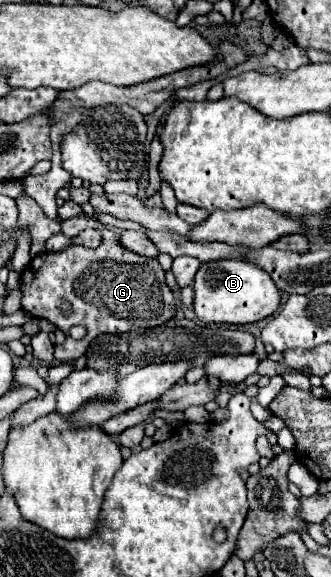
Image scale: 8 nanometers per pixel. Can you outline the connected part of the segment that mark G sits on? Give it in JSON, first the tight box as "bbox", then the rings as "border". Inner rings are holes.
{"bbox":[20,212,176,360],"border":[[[84,212],[80,216],[64,220],[60,226],[62,232],[82,232],[84,228],[96,228],[100,232],[106,232],[106,238],[102,246],[96,250],[70,244],[66,250],[60,252],[42,252],[30,260],[30,264],[24,268],[20,276],[22,310],[34,318],[46,318],[66,334],[64,344],[56,346],[56,360],[78,360],[84,354],[84,348],[88,348],[90,340],[100,334],[154,328],[168,322],[174,316],[176,304],[164,280],[162,266],[156,258],[136,256],[134,252],[120,248],[118,228],[106,228]],[[62,300],[70,304],[72,314],[62,314]],[[74,324],[82,324],[88,328],[86,338],[70,338],[70,328]]]}

